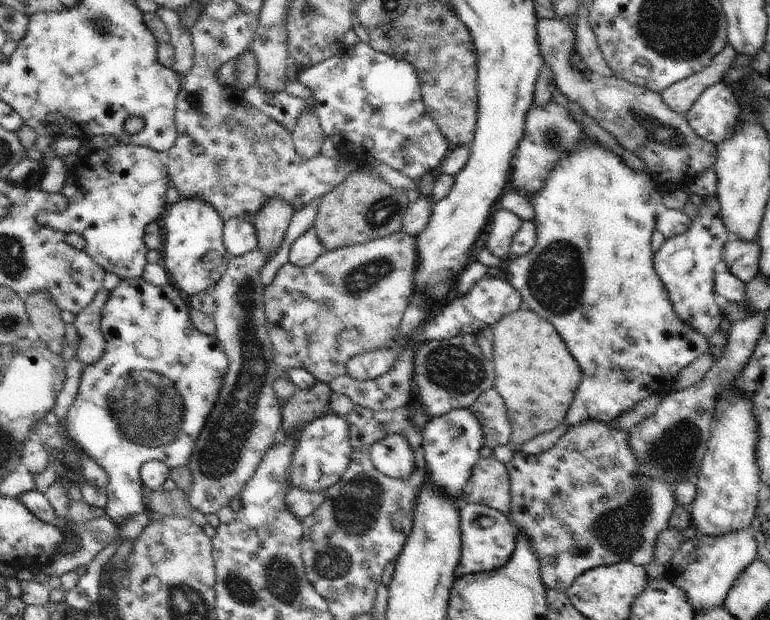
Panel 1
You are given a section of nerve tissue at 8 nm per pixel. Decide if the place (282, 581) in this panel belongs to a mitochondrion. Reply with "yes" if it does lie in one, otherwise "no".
yes

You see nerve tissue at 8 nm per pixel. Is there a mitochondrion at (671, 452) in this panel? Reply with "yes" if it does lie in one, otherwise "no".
yes

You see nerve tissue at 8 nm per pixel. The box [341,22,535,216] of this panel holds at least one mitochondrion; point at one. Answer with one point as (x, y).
(379, 110)

